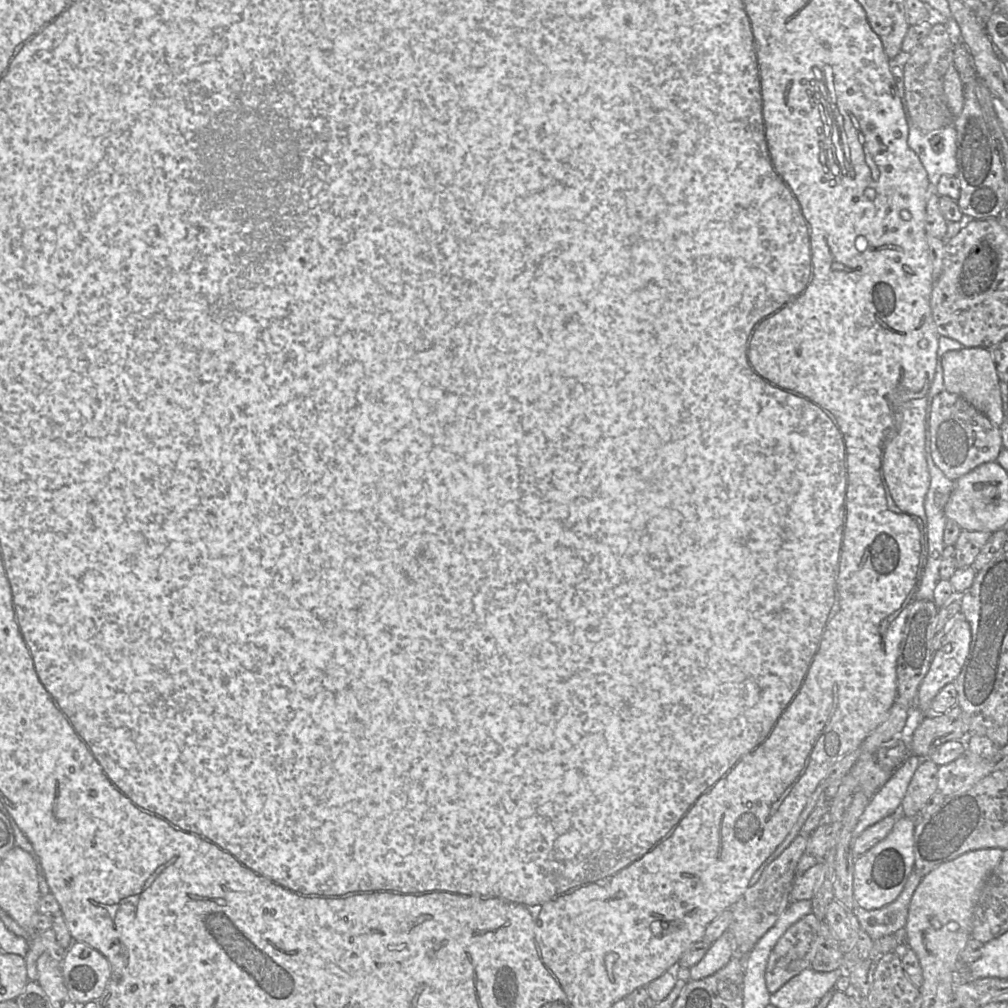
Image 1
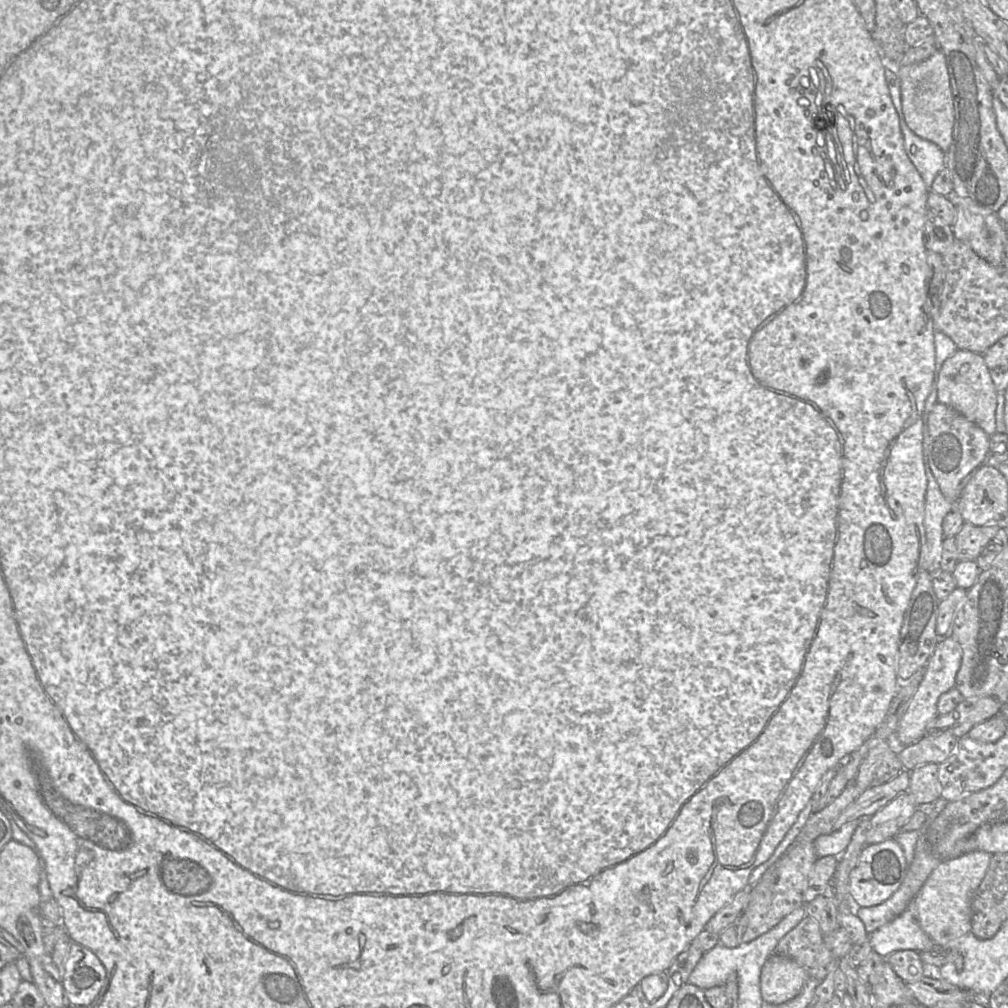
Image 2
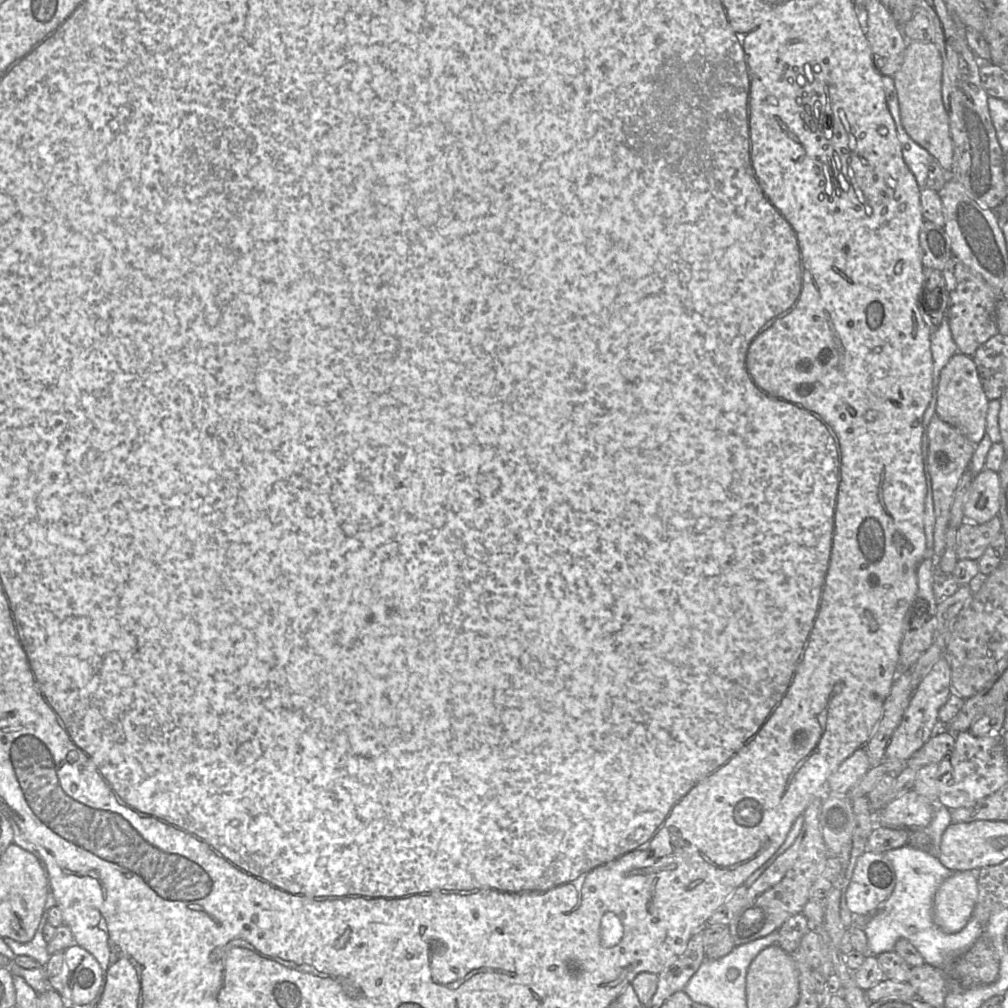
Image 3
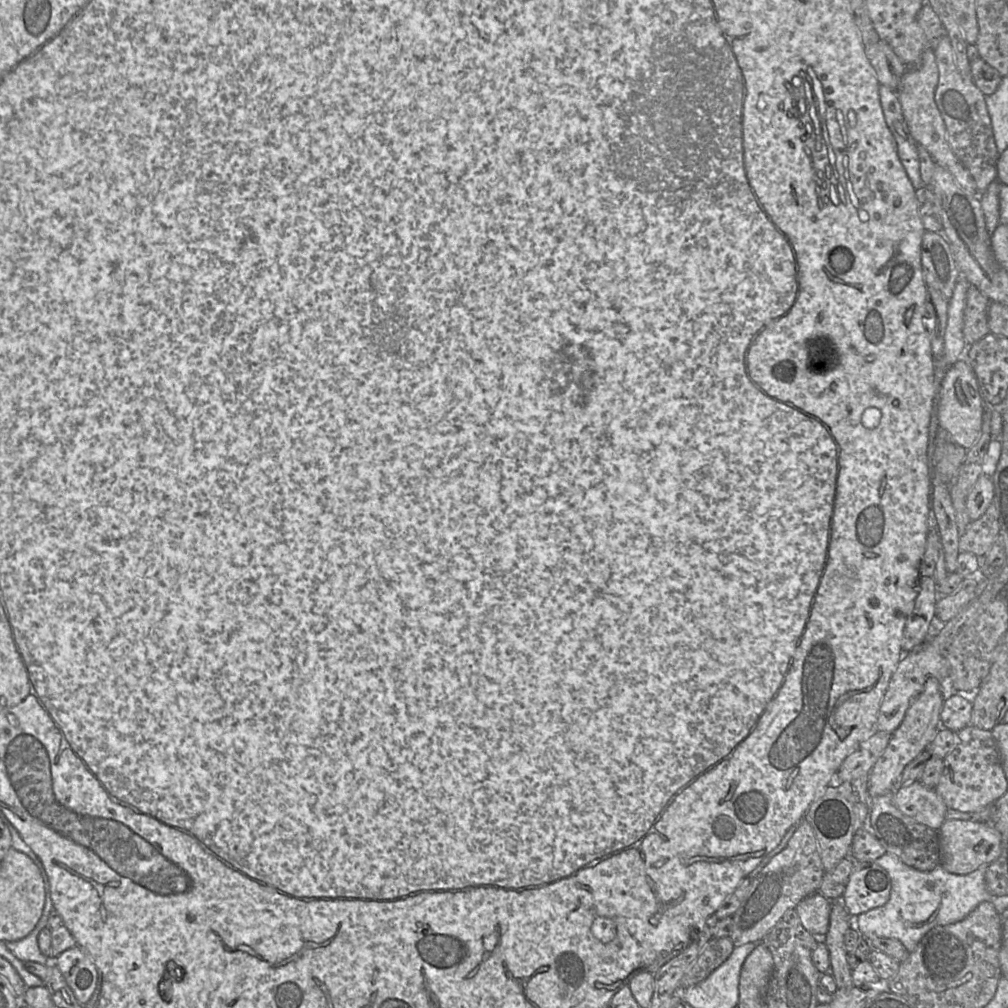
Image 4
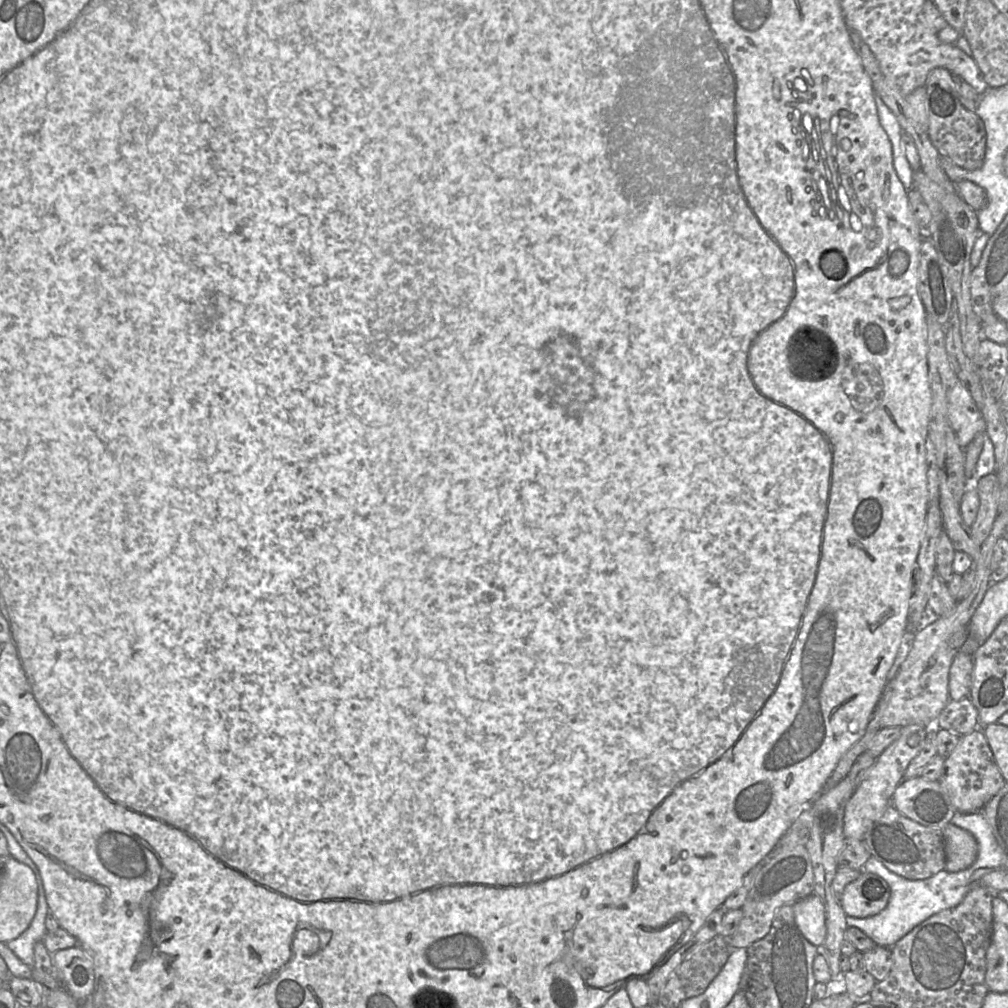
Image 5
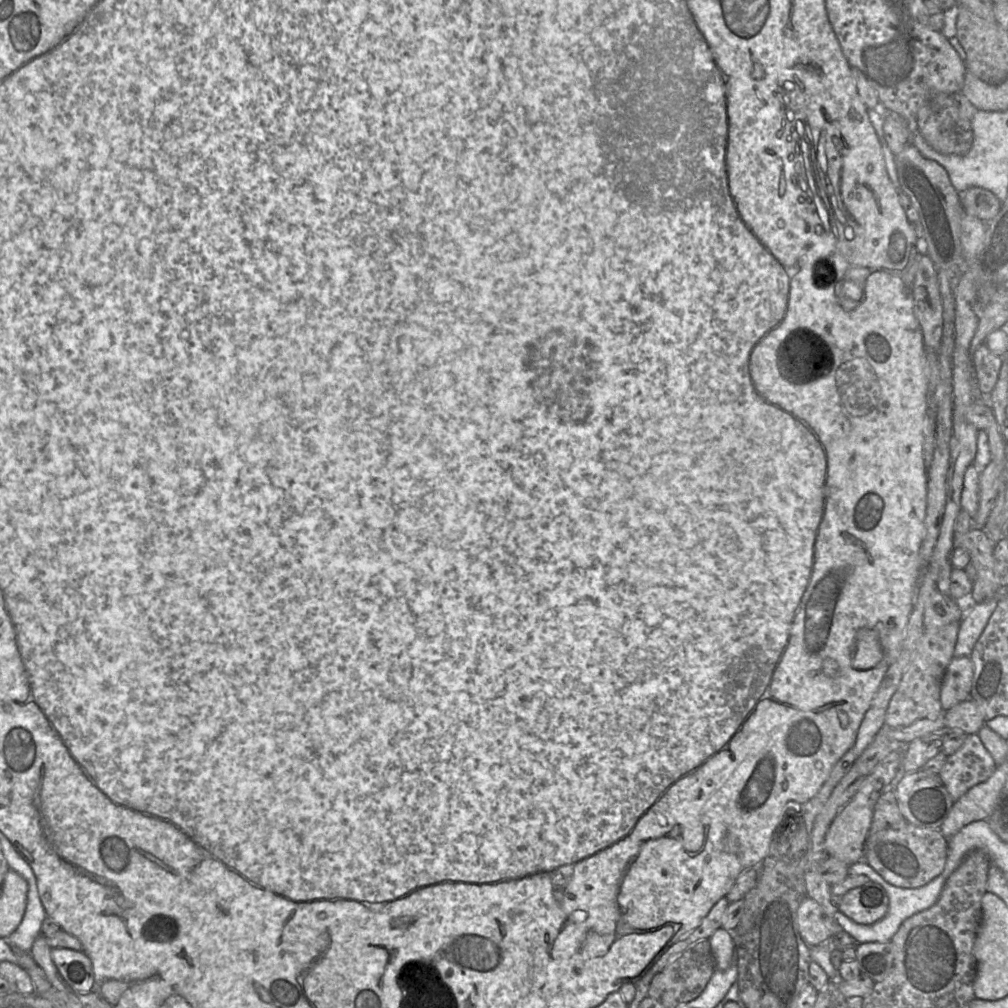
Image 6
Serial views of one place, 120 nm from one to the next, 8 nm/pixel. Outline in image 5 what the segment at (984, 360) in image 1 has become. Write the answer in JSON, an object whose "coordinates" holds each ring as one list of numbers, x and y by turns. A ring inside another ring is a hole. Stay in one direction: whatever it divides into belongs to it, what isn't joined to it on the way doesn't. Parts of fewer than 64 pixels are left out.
{"coordinates":[[960,380,948,395,948,421,962,448,966,448,978,434,985,431,983,415]]}

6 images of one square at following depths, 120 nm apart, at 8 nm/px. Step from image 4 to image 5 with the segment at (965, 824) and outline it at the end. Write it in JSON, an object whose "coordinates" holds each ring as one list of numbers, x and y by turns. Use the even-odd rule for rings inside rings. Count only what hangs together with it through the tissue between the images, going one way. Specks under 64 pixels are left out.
{"coordinates":[[951,822,942,829,945,850,945,869,959,872,969,868,976,860,978,845,974,836]]}

